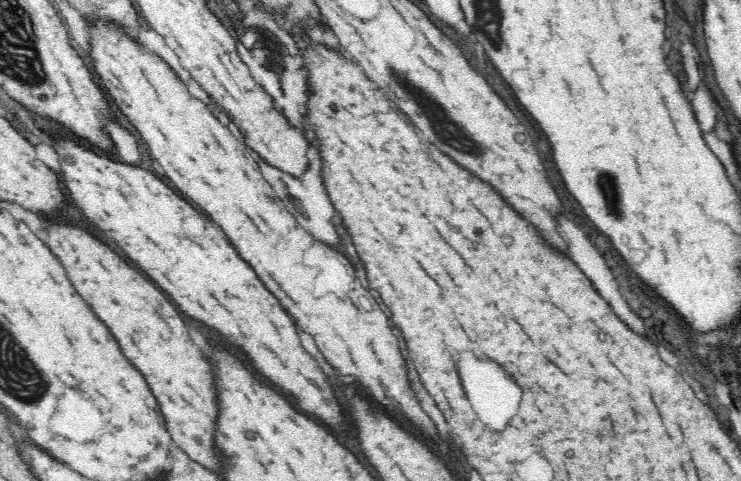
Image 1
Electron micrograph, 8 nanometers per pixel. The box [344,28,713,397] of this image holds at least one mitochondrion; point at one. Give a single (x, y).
(452, 134)

